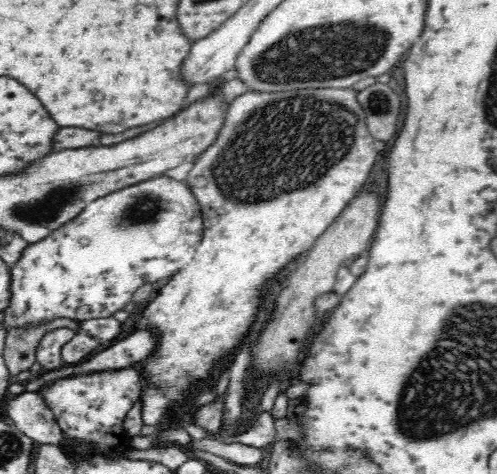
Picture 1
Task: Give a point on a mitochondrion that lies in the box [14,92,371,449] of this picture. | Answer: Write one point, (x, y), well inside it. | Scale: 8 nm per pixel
(147, 209)

